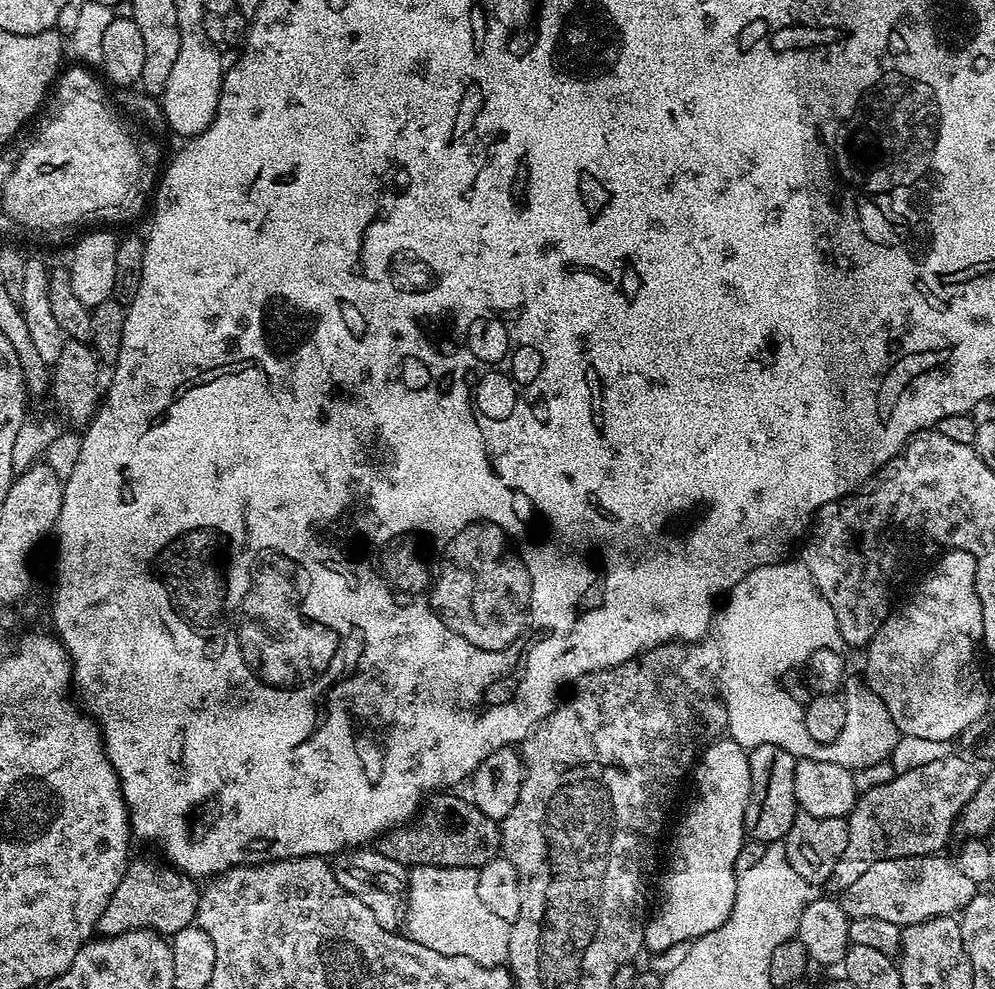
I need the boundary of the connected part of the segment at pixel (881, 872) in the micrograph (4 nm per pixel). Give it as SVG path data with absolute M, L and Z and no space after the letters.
M944 854L921 856L915 863L904 858L874 862L870 870L865 870L853 884L842 889L838 901L851 919L882 918L901 926L939 916L956 916L978 895L978 886L962 874L953 859L946 857Z

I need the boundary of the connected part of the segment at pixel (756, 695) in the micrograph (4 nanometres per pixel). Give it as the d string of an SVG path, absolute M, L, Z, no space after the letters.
M785 558L776 561L775 564L763 564L745 574L742 579L735 586L731 592L727 593L726 599L723 601L722 607L719 609L716 620L716 631L718 630L718 638L716 638L716 645L720 651L720 679L718 681L718 692L724 701L724 709L726 710L726 718L728 719L728 727L726 729L727 735L734 742L738 742L746 750L751 750L769 744L770 746L782 746L782 750L786 750L792 756L797 758L804 758L809 755L809 739L806 734L806 722L804 721L805 705L799 699L796 699L788 692L787 687L780 686L779 682L783 681L792 671L792 668L801 667L806 663L809 655L815 650L824 648L841 647L842 641L840 638L840 631L837 628L837 619L834 618L834 612L830 608L830 604L826 602L826 598L816 589L816 584L808 576L806 566L799 559Z

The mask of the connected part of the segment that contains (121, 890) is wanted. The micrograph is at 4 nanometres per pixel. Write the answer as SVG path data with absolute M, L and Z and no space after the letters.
M136 863L129 867L122 882L118 882L118 890L114 890L106 910L102 910L98 918L96 932L100 936L117 936L135 928L150 928L153 932L170 938L195 921L201 893L197 881L171 866L163 867Z

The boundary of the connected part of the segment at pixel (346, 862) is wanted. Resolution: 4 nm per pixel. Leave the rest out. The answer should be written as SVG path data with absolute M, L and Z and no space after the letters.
M357 846L351 850L335 853L331 861L334 878L349 892L358 898L370 910L374 910L374 918L378 918L378 926L386 926L386 930L397 931L403 925L408 914L408 874L409 869L386 858L375 851L372 846Z

